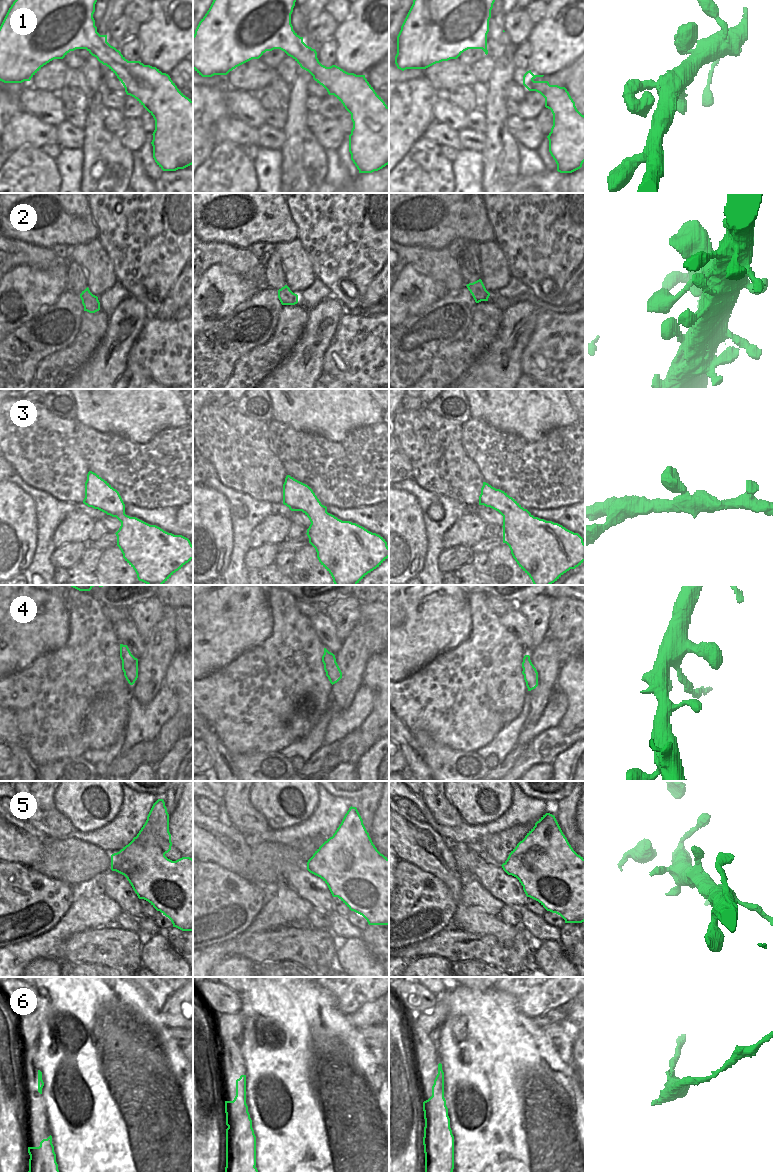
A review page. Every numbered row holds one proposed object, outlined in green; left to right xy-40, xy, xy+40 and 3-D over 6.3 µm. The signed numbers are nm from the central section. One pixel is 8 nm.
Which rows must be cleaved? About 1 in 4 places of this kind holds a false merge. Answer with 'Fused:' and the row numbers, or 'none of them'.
Fused: 4, 6.

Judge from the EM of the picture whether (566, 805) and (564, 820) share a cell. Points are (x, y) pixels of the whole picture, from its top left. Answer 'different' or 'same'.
same

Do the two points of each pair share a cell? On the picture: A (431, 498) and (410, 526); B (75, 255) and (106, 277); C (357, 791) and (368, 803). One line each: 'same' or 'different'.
A: different
B: same
C: different

